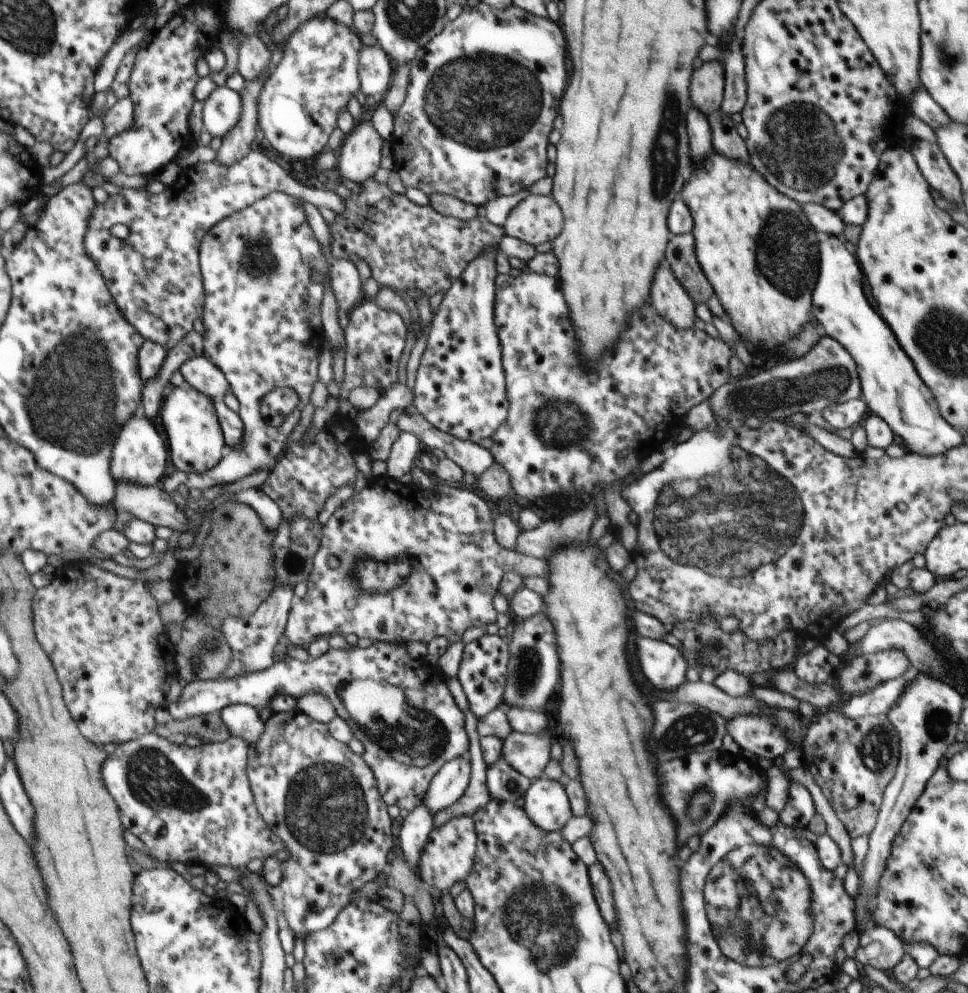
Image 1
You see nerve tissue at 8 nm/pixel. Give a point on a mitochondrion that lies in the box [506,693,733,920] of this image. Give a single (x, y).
(694, 730)

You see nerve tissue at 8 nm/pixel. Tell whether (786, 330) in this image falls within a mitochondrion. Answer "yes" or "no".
no

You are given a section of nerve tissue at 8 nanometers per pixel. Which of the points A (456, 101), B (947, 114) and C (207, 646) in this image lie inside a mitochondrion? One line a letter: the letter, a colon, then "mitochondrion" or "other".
A: mitochondrion
B: other
C: mitochondrion

